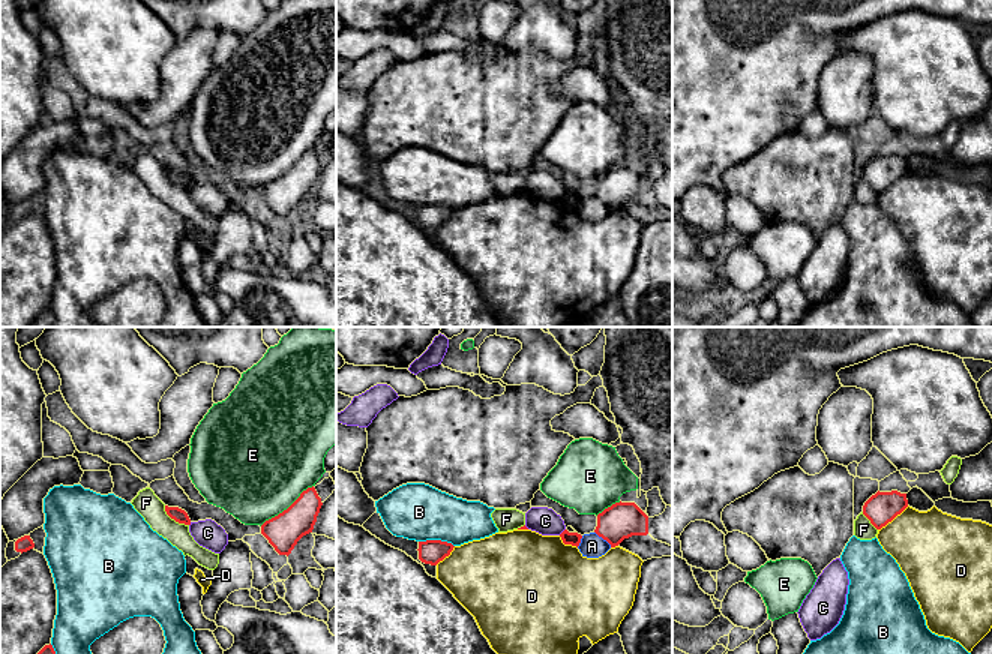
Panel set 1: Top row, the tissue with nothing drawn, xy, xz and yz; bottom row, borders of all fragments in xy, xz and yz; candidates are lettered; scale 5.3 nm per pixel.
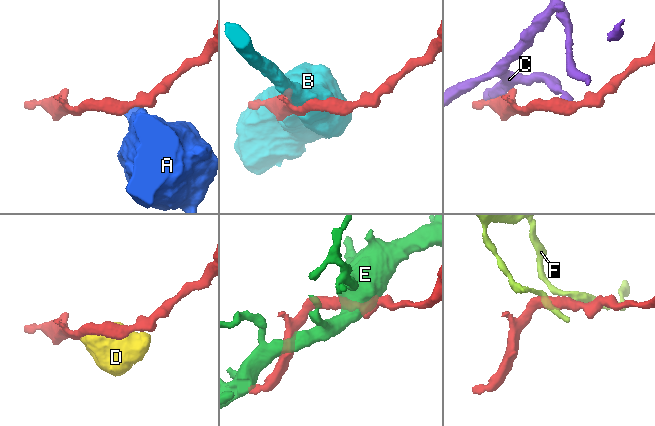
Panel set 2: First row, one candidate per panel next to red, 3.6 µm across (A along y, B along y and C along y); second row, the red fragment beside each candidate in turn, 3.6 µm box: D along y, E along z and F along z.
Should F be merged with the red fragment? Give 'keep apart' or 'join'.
keep apart

